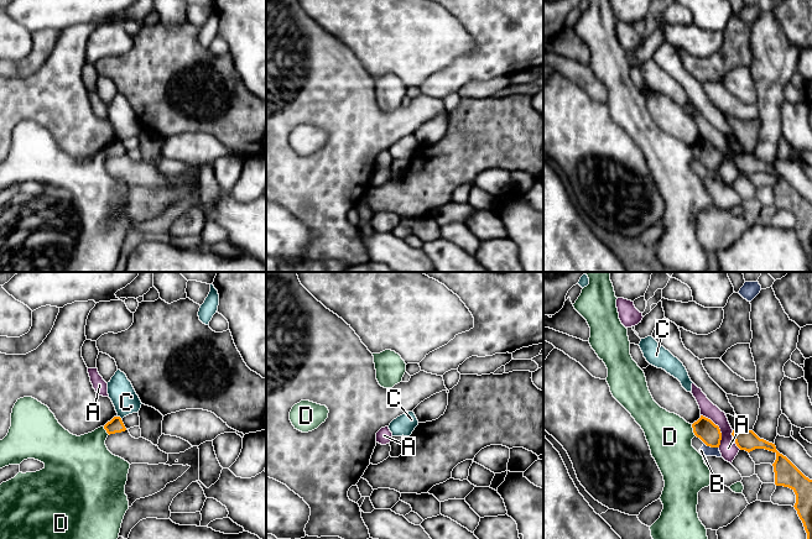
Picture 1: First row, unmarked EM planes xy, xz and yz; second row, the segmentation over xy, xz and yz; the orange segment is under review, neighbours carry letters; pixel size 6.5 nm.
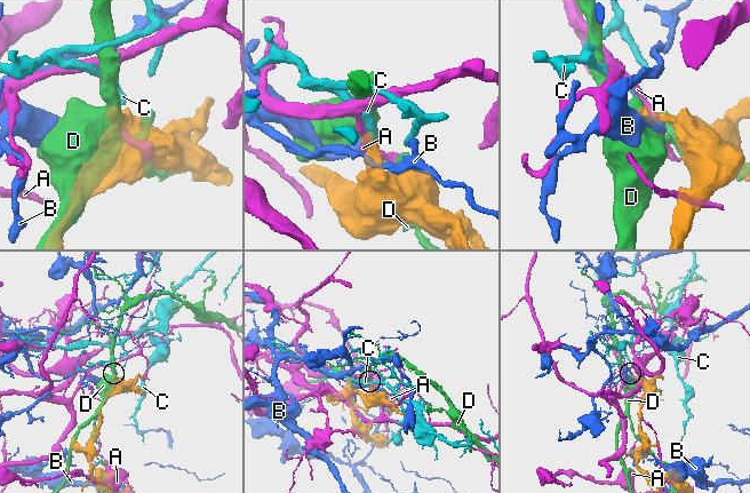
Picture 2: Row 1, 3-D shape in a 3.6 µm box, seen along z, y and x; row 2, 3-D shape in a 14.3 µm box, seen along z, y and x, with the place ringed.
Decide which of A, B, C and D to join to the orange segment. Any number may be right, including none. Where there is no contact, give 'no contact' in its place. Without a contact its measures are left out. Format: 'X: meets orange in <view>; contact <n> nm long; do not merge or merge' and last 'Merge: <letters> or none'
A: meets orange in yz; contact 240 nm long; do not merge
B: meets orange in yz; contact 100 nm long; do not merge
C: meets orange in xy; contact 40 nm long; do not merge
D: meets orange in yz; contact 90 nm long; do not merge
Merge: none

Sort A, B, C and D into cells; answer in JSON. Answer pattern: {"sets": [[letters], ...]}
{"sets": [["A"], ["B"], ["C"], ["D"]]}

